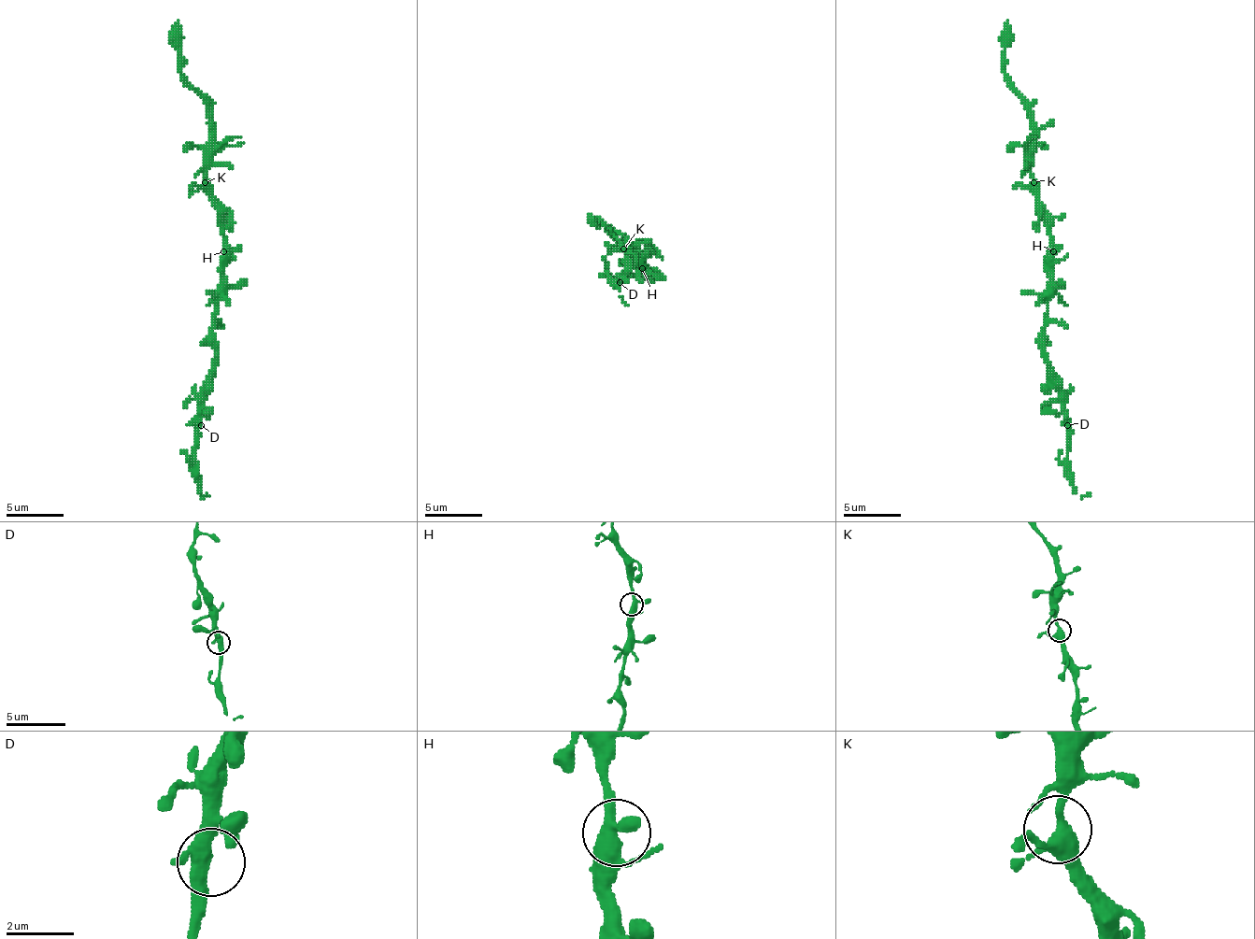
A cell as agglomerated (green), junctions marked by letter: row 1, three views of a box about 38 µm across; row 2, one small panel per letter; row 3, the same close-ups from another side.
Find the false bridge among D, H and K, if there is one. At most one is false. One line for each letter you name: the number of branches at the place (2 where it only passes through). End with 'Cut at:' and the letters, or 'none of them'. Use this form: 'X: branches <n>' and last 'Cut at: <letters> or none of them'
Cut at: none of them

